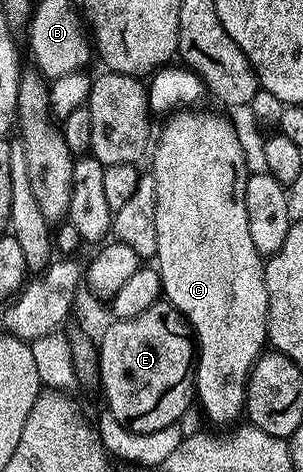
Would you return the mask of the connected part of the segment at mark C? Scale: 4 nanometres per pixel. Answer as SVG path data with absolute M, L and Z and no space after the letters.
M186 107L167 116L165 121L166 126L159 137L157 134L152 149L152 172L156 179L156 268L162 279L162 297L186 318L196 342L192 389L197 404L198 401L202 404L207 419L214 424L211 426L226 427L237 422L238 416L243 416L250 368L268 345L268 287L264 257L252 243L244 203L248 153L242 149L239 130L218 113L205 113L202 107Z

